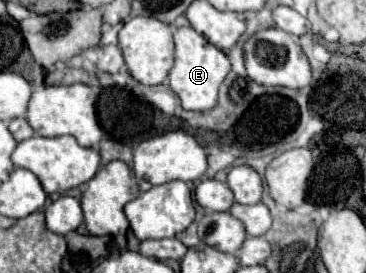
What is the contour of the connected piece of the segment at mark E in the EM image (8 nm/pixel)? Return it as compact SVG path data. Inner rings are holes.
M192 26L178 28L174 32L174 42L176 42L176 60L170 70L168 84L182 100L182 108L184 110L210 110L210 108L214 108L216 100L218 100L218 86L222 84L222 80L231 70L228 52L218 50L202 34L198 34Z

